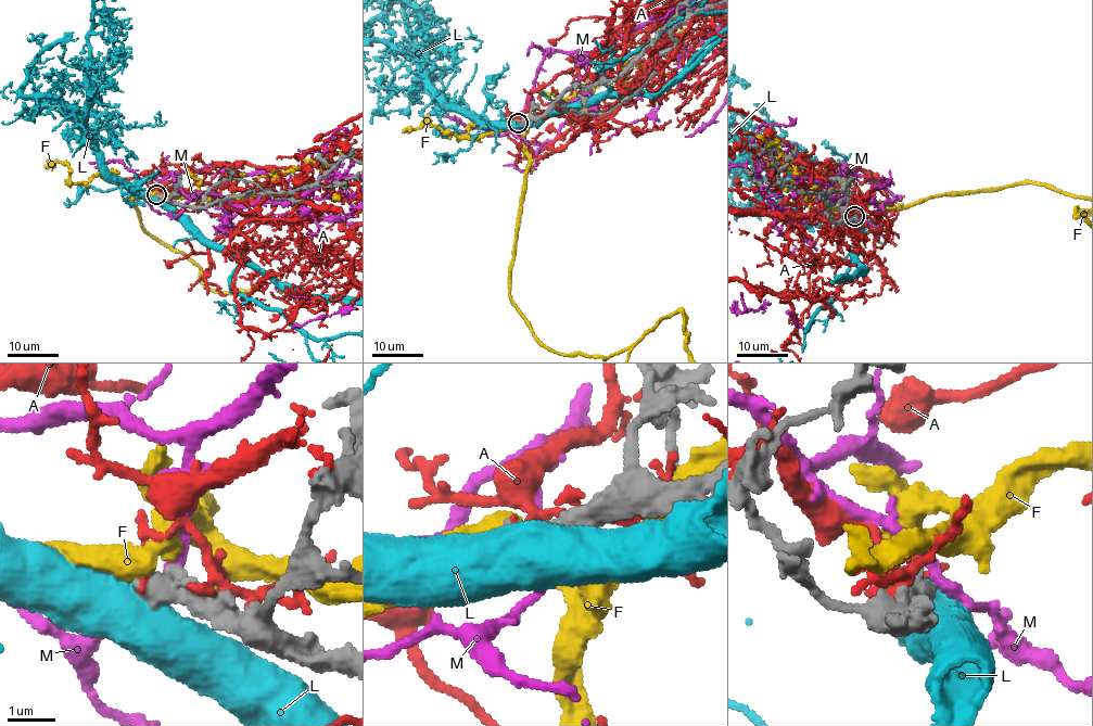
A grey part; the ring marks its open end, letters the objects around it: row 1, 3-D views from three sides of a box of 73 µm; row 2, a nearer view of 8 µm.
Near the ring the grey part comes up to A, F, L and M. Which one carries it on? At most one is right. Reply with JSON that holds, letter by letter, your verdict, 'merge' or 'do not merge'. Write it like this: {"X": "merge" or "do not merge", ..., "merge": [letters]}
{"A": "do not merge", "F": "do not merge", "L": "do not merge", "M": "do not merge", "merge": []}

